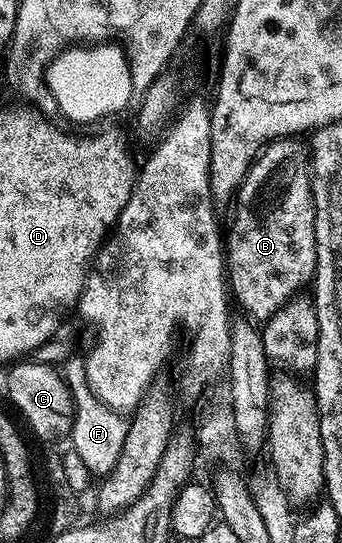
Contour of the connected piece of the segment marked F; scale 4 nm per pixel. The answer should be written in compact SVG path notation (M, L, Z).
M73 355L64 362L63 377L70 387L71 397L75 403L76 419L69 434L70 441L73 441L72 448L79 453L79 457L94 476L105 477L111 473L117 459L120 458L129 423L121 413L109 408L91 392L87 383L86 362L82 356Z

